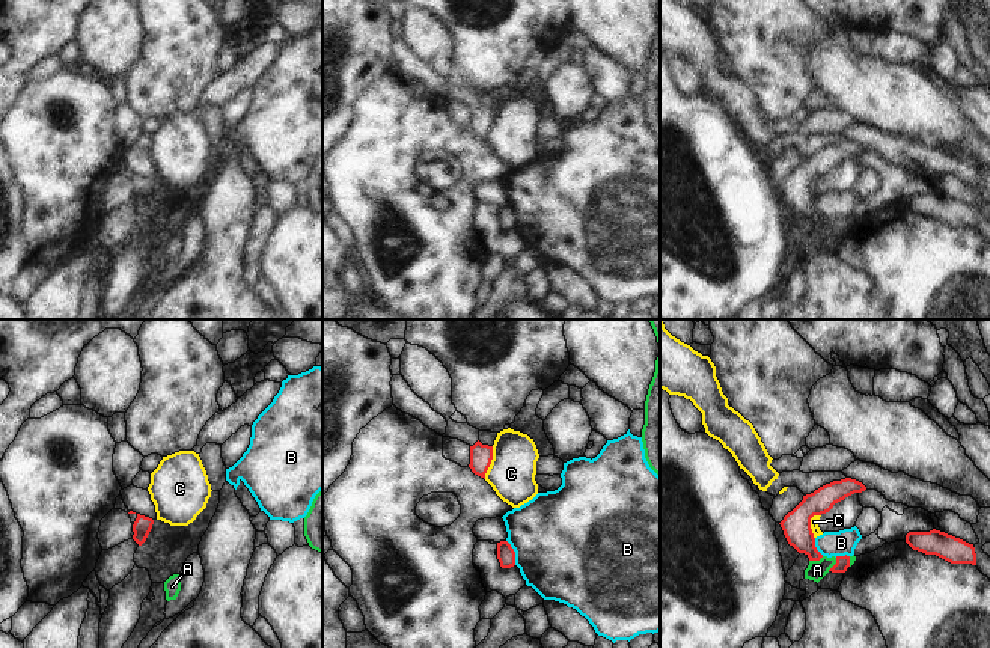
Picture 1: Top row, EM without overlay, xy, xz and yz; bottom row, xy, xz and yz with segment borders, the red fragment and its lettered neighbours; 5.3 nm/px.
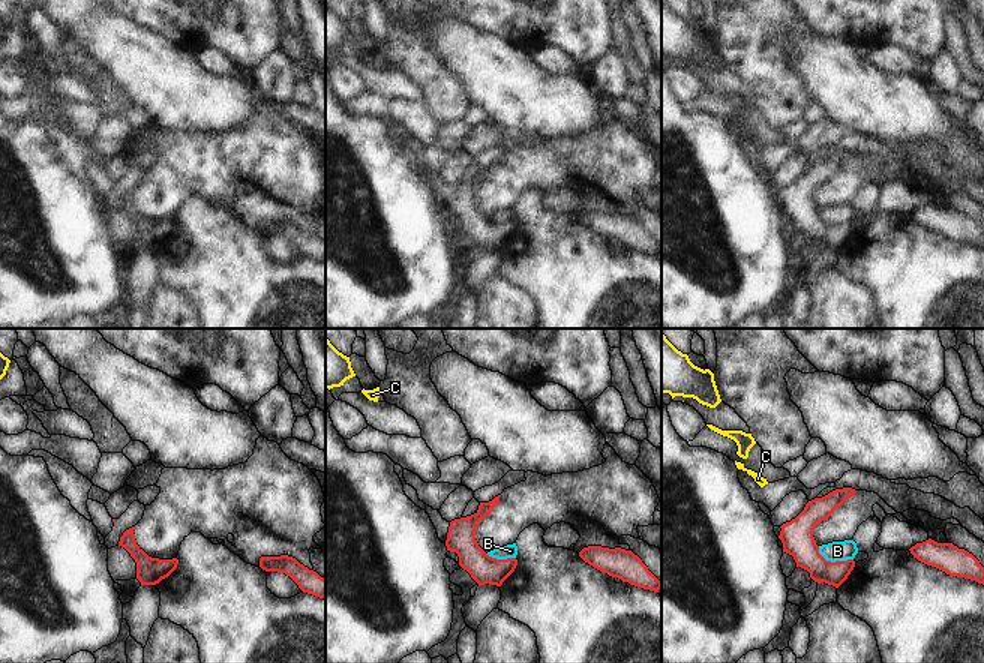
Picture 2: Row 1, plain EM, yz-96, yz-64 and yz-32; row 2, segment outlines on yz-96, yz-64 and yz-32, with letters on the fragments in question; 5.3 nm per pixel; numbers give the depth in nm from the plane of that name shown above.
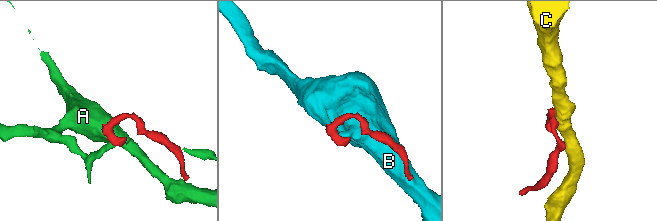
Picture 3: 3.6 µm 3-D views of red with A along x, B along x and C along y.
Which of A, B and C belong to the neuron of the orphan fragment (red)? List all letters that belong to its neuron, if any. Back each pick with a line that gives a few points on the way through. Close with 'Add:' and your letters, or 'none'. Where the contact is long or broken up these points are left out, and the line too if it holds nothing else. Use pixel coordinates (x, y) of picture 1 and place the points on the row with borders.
Add: none

